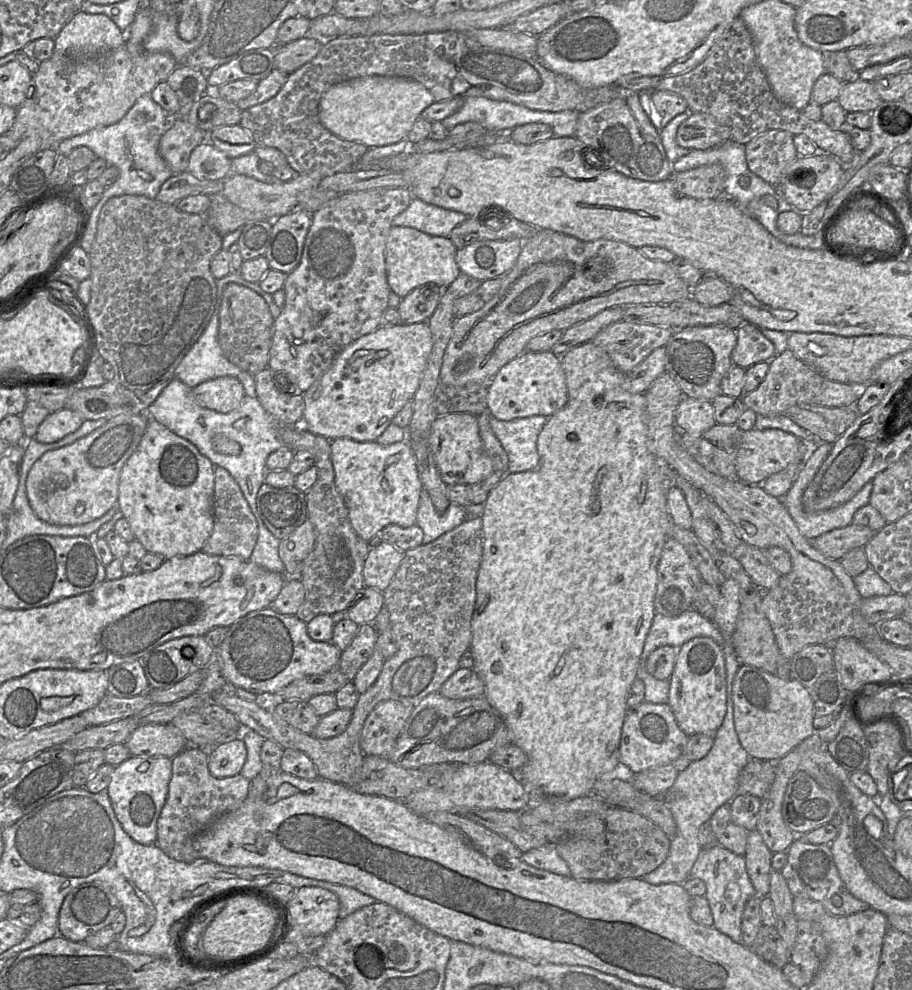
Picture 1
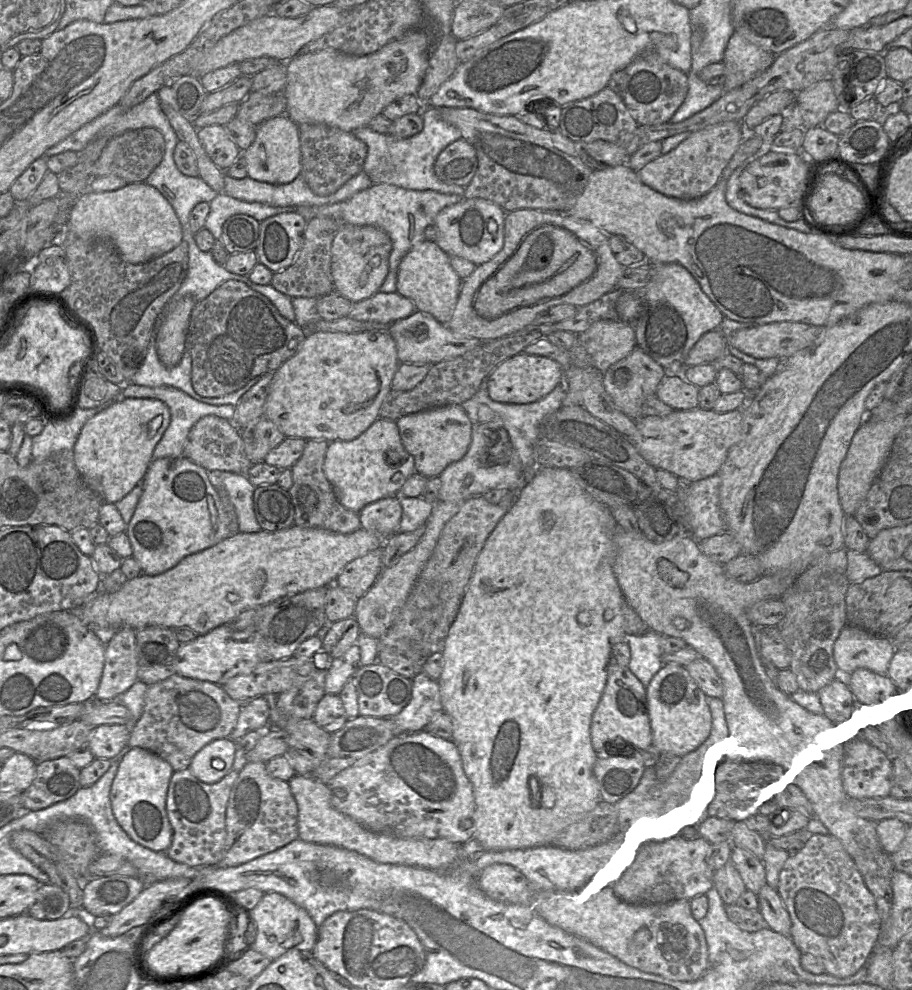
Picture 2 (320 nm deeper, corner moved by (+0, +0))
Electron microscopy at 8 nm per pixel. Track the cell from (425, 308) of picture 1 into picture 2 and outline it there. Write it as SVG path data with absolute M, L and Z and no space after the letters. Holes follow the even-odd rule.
M376 292L371 297L354 303L347 317L358 321L390 325L407 318L416 311L414 302L398 292Z

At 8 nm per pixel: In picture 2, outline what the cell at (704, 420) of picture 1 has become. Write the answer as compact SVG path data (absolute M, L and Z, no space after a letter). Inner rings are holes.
M665 371L656 390L656 397L674 410L692 410L698 407L699 388L685 380L681 374Z

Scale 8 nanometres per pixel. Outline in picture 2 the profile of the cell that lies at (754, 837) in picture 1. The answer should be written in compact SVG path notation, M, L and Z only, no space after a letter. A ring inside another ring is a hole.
M766 884L759 891L757 899L759 903L758 910L767 927L790 937L791 919L777 891Z

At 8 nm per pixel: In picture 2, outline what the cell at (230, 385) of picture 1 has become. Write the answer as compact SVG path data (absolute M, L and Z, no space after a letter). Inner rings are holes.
M125 398L114 400L104 406L84 424L73 449L75 466L84 482L102 498L104 503L115 504L142 482L153 461L154 449L166 431L170 420L169 408L160 400Z

